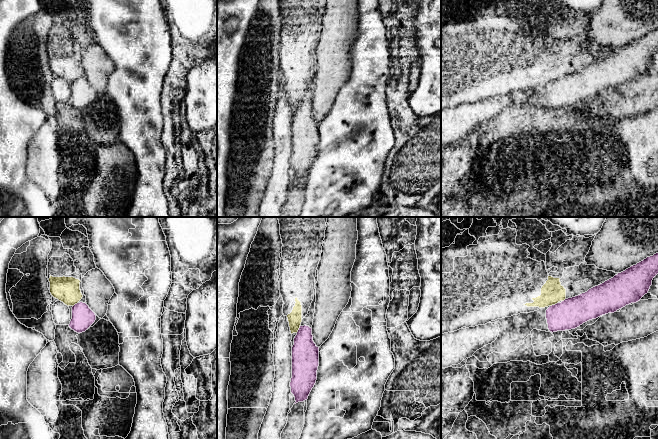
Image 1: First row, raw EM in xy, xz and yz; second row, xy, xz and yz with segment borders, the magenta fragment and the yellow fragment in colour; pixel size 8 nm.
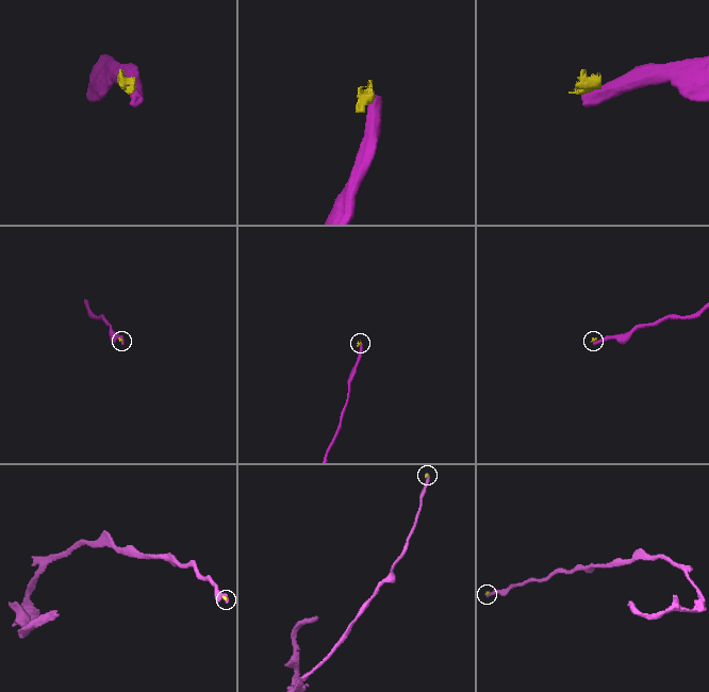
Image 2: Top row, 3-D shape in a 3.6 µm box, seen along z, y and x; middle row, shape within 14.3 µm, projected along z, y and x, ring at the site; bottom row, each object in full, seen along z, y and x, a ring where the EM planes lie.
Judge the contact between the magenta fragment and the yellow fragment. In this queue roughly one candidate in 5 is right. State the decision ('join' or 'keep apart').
keep apart

